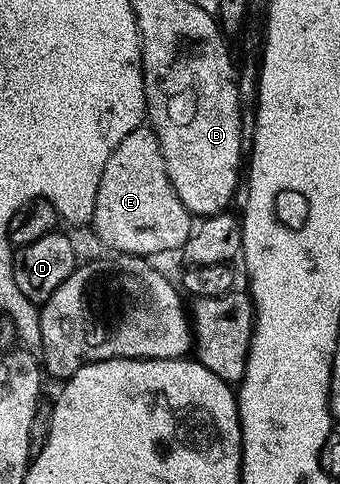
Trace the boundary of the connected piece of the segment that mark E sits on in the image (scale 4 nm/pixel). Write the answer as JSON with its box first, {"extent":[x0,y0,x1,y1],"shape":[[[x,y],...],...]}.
{"extent":[93,129,192,257],"shape":[[[153,129],[132,132],[111,157],[100,185],[93,227],[99,241],[119,255],[154,257],[150,255],[181,252],[190,240],[192,216],[174,191]]]}

